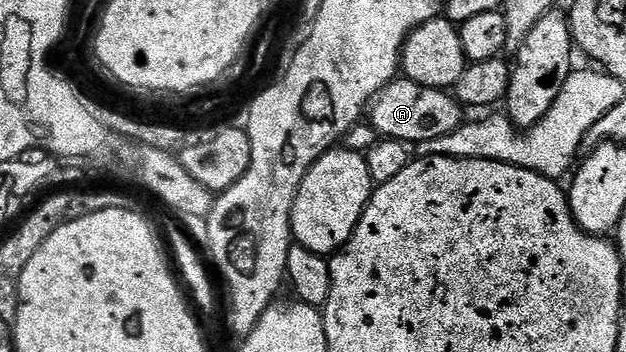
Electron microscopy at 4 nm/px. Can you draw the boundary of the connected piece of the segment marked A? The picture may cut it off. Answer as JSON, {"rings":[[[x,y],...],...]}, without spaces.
{"rings":[[[400,76],[389,82],[371,102],[369,123],[379,132],[380,138],[420,145],[457,131],[459,126],[464,124],[463,113],[465,114],[464,106],[460,105],[450,92],[425,87],[421,83],[413,83],[407,77]]]}

